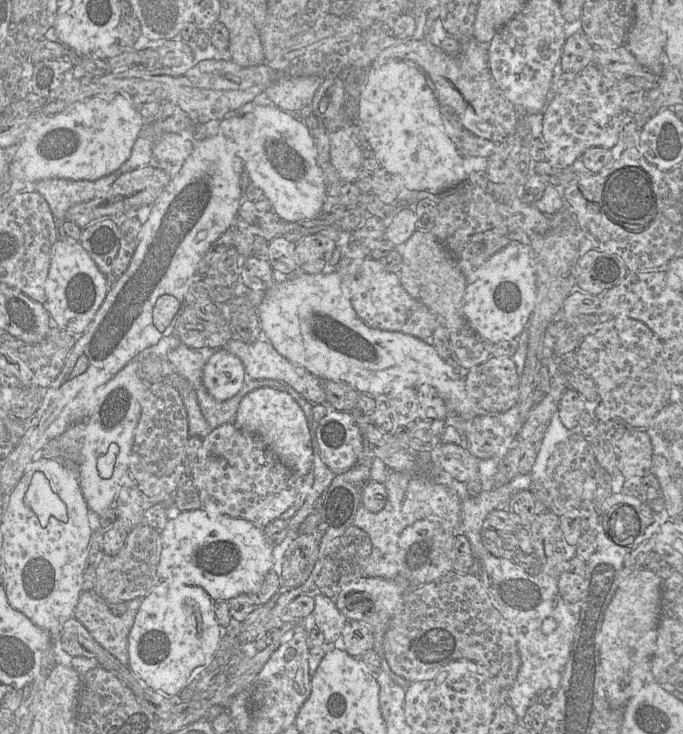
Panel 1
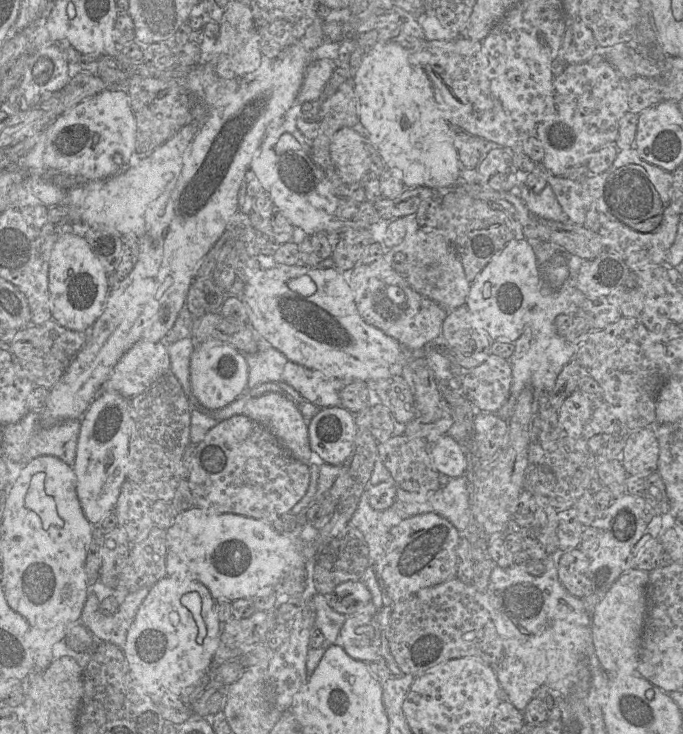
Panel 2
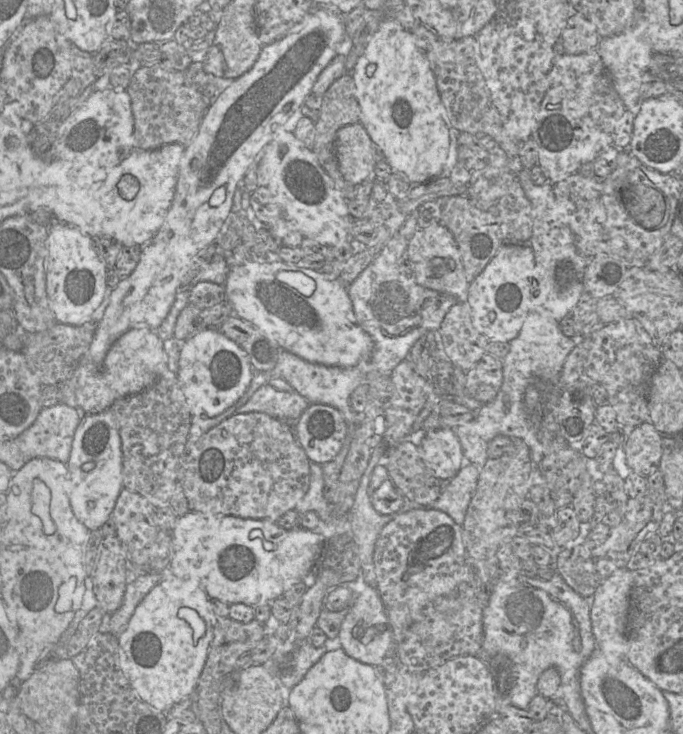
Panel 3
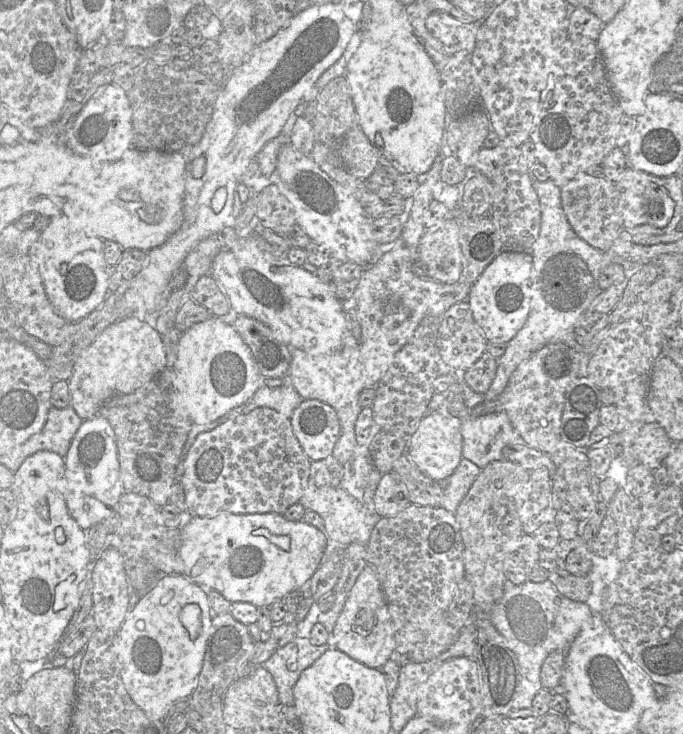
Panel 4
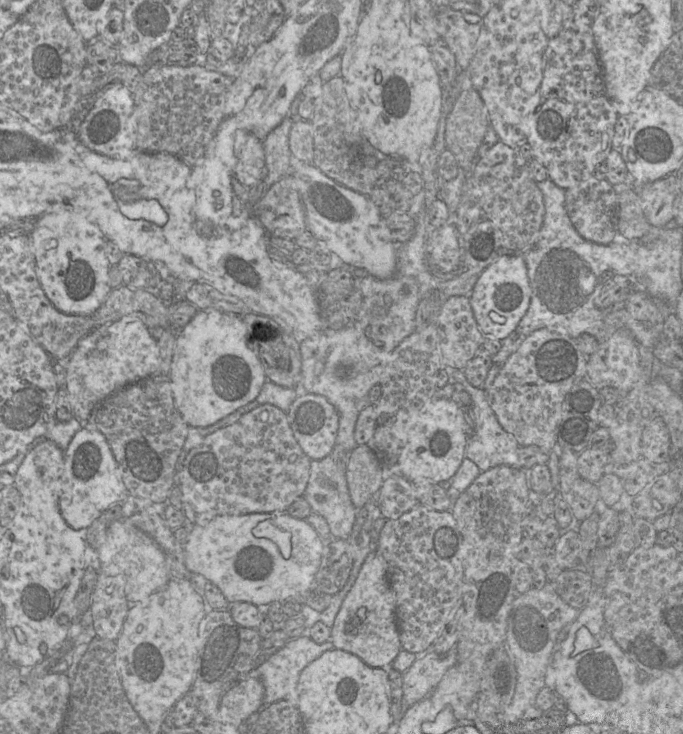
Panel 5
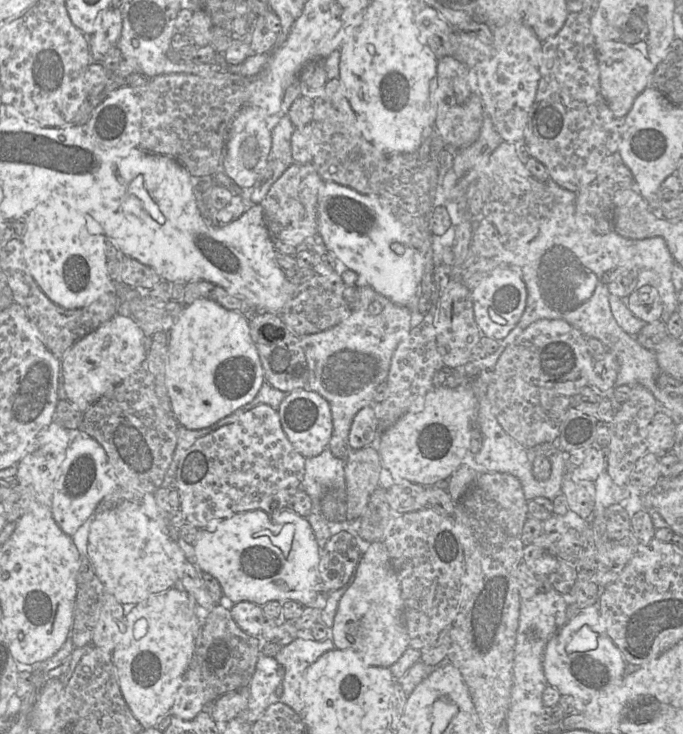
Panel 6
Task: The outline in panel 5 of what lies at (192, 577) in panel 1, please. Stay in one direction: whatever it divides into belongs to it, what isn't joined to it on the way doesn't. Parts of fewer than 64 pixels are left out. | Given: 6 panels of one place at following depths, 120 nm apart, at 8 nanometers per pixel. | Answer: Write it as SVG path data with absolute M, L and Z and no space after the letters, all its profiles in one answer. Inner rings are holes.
M287 512L216 516L204 524L192 526L183 548L188 571L201 574L216 585L229 604L249 602L259 606L284 601L289 597L303 597L303 604L319 613L329 604L321 595L324 593L314 591L315 575L322 560L324 545L316 530L306 520L294 518Z

